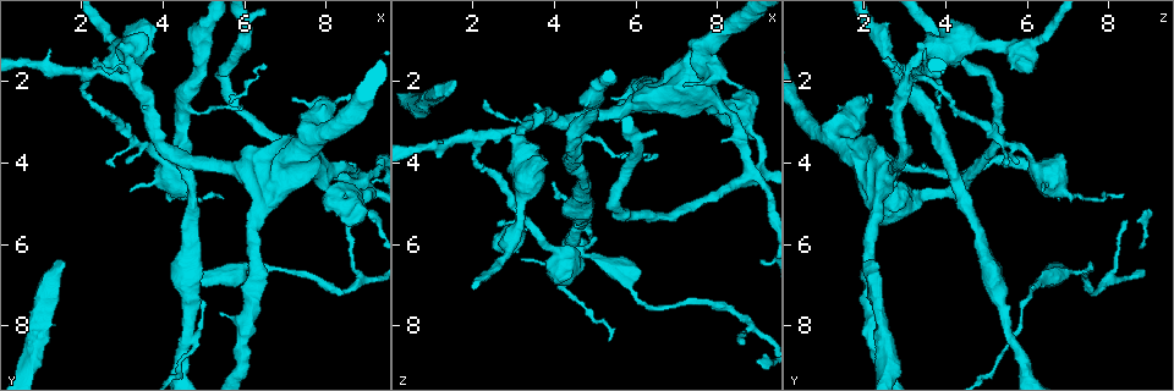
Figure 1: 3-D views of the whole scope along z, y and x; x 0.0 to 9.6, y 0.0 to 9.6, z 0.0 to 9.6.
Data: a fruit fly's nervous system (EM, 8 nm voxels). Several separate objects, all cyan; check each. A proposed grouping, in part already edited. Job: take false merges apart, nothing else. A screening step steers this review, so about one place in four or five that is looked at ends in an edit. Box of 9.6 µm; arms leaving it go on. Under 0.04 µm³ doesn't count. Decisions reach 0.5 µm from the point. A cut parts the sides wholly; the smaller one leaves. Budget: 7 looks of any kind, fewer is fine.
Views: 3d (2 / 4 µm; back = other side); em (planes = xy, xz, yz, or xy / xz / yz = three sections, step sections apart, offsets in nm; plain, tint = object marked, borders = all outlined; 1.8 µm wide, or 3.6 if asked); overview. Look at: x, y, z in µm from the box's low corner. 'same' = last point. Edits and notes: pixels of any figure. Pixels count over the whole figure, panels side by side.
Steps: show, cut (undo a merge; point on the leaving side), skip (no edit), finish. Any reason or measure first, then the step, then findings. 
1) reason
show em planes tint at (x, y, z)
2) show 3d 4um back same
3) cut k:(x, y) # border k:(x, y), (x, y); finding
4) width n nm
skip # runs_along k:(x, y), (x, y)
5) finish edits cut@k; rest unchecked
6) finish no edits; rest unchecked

side arm on a straight run
show em planes tint at (3.25, 2.00, 3.15)

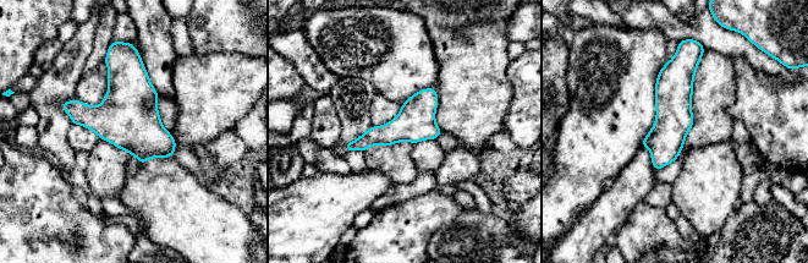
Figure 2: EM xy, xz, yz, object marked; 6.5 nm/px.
skip # runs_along 2:(685, 58), (657, 165); one cell here

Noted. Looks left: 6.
calibre changes
show 3d 4um back at (6.05, 6.75, 7.40)

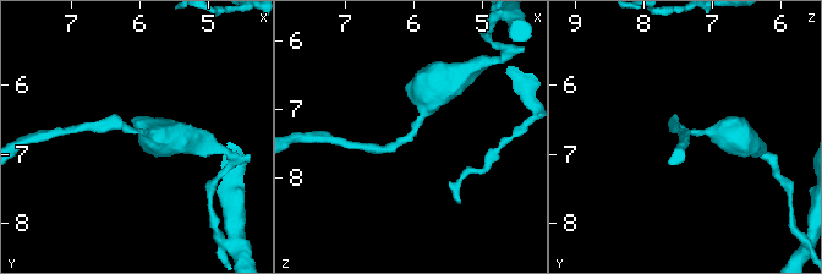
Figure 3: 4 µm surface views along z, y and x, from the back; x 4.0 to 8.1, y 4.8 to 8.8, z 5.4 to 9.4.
show em xz step 8 tint at (6.10, 6.65, 7.40)

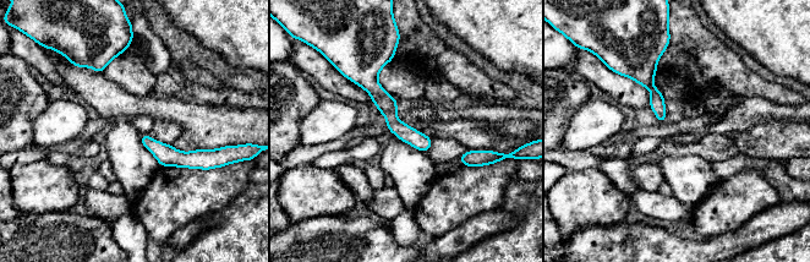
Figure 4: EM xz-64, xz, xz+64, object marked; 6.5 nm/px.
skip # one cell here

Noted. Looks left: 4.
three arms meet
show 3d 4um at (8.80, 4.35, 4.20)

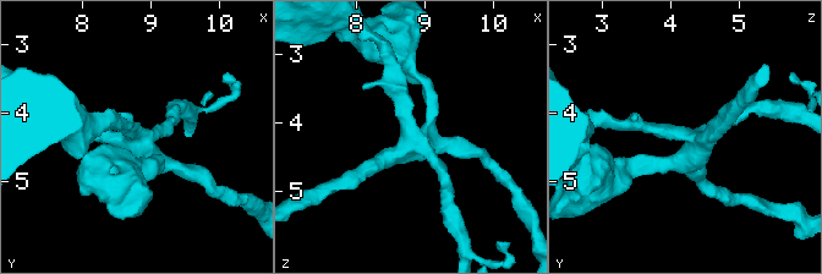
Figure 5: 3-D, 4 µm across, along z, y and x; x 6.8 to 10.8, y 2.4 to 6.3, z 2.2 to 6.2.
now the EM
show em planes tint at (8.80, 4.35, 4.25)

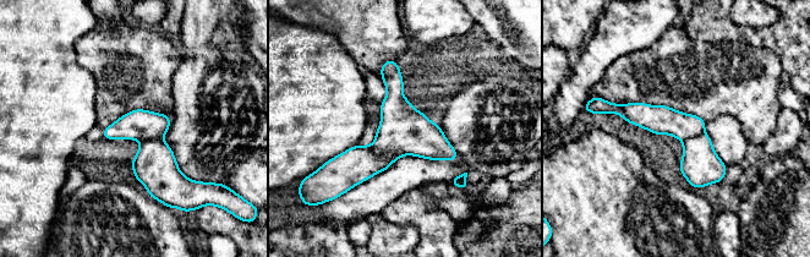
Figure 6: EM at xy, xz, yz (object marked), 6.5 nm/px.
cut 6:(360, 163) # border 6:(371, 146), (378, 154), (401, 156); a second cell is stuck on

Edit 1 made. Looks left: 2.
finish edits cut@6; rest unchecked

